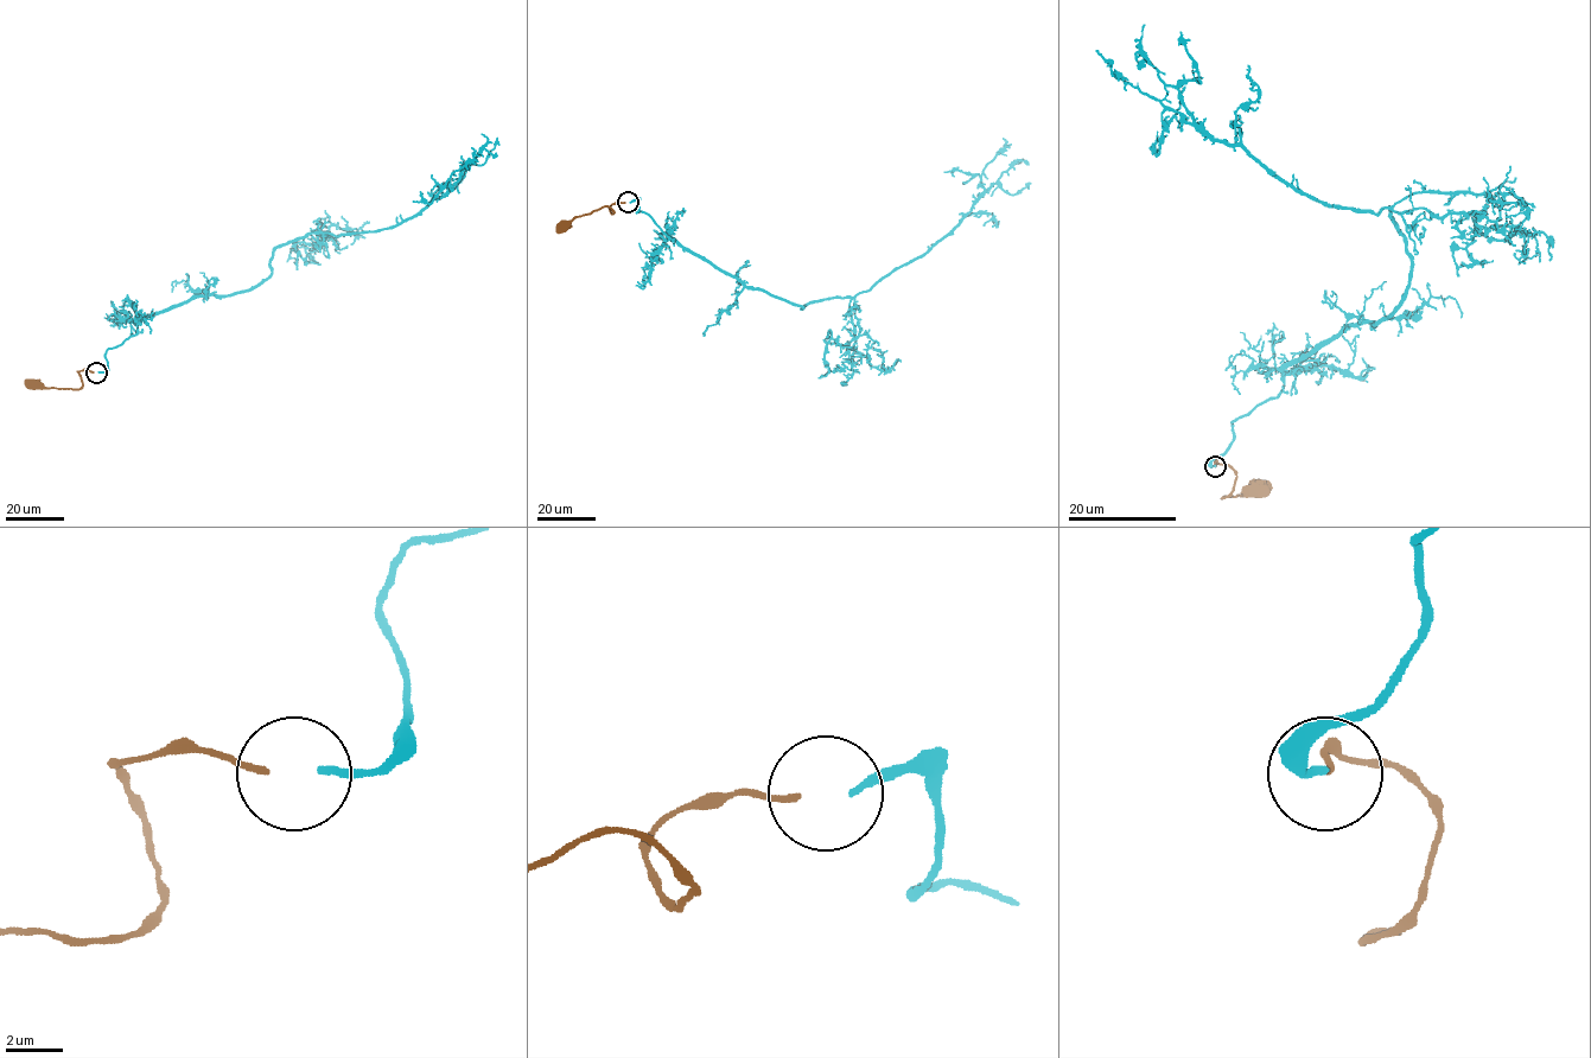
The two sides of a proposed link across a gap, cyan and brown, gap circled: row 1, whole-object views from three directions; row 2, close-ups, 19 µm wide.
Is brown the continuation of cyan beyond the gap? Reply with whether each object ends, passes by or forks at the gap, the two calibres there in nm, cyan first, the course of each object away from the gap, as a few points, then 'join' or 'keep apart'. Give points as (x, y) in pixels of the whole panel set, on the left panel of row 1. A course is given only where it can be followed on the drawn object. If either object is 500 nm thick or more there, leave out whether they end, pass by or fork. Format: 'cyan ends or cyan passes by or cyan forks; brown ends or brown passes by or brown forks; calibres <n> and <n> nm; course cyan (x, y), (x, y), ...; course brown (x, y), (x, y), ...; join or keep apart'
cyan ends; brown ends; calibres 260 and 240 nm; course cyan (99, 373), (137, 322), (261, 284), (277, 247), (415, 216), (483, 164), (496, 138); course brown (93, 373), (78, 371), (82, 384), (76, 389), (36, 388), (32, 383); keep apart

